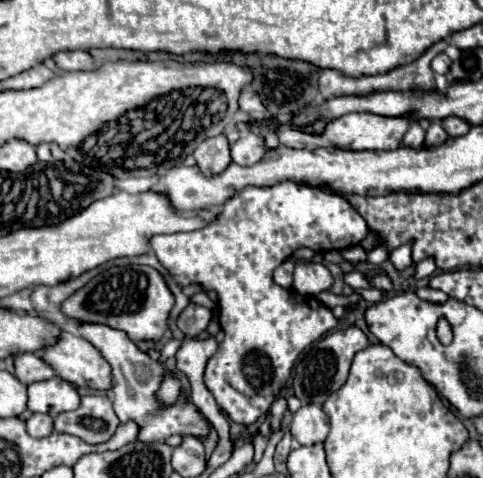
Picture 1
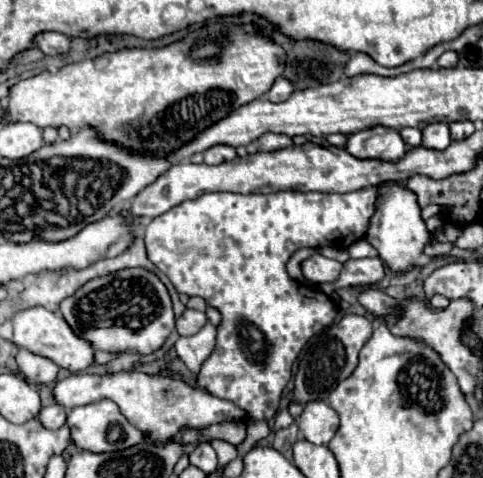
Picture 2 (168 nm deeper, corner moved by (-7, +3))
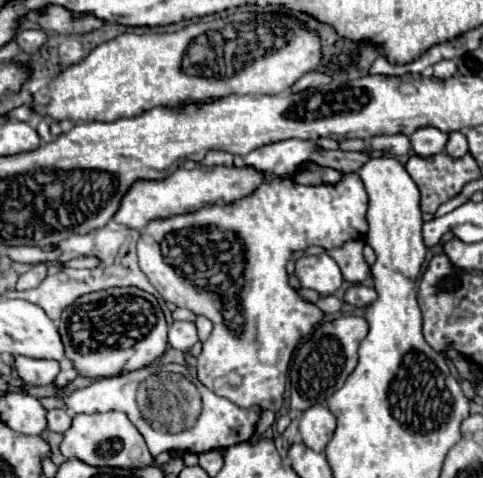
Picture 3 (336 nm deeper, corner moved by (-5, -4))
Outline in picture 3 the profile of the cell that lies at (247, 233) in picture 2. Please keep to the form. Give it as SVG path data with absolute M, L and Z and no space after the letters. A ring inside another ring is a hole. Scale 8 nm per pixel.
M277 141L245 155L245 165L255 165L263 173L263 183L251 195L227 205L211 205L195 213L155 219L143 229L137 253L139 267L147 275L151 285L165 301L177 307L185 307L195 315L205 315L213 323L213 335L203 343L203 351L197 357L197 377L215 395L225 397L243 409L249 409L253 405L271 409L275 413L281 409L287 367L293 349L297 347L299 339L307 335L323 317L323 313L313 303L305 303L287 283L285 265L289 261L289 255L297 249L307 249L311 245L333 249L341 247L345 241L359 237L363 239L367 235L367 191L361 183L359 169L369 159L371 155L365 151L327 151L321 149L315 141ZM305 163L337 169L341 173L341 181L337 181L335 185L323 183L317 187L297 185L291 177L297 173L295 169L305 167ZM207 227L223 231L227 245L213 245L209 243L209 237L195 235L195 229Z

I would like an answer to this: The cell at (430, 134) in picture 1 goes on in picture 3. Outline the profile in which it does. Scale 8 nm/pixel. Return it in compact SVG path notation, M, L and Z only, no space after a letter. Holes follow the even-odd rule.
M421 127L421 131L413 131L409 137L413 151L419 157L433 157L445 151L449 135L445 131L437 131L437 127Z

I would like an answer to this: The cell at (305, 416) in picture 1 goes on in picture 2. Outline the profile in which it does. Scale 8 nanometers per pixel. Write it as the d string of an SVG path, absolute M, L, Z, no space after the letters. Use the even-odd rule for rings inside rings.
M313 400L305 404L303 414L299 416L299 430L305 434L305 440L311 444L329 444L339 428L337 412L323 400Z

